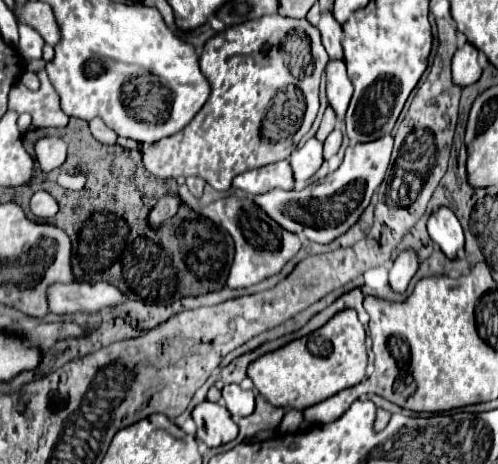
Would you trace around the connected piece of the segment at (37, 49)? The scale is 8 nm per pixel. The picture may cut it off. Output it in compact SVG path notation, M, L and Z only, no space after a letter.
M20 23L20 41L18 41L18 53L30 61L30 59L40 59L42 57L42 47L44 39L30 27Z

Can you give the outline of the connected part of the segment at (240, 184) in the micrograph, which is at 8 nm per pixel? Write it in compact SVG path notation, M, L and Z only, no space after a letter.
M276 161L258 169L250 169L246 173L240 173L232 179L232 187L246 193L246 195L256 195L256 193L266 193L268 189L292 189L292 171L288 161Z

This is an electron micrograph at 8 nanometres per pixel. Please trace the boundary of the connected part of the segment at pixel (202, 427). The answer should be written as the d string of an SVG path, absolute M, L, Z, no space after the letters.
M204 401L192 411L192 417L198 425L198 441L208 447L230 443L238 435L238 425L230 417L228 409L220 403Z

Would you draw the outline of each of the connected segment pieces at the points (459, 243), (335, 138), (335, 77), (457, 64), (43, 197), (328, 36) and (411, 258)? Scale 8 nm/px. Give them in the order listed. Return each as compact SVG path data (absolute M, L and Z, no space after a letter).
M440 207L428 219L428 235L442 249L448 259L454 259L458 251L464 247L464 233L460 221L454 211L448 207Z
M334 129L324 141L324 159L330 159L332 155L336 155L336 151L340 149L340 143L342 143L342 131Z
M330 61L326 65L326 99L328 99L328 105L336 113L338 129L342 129L342 123L344 123L342 119L348 109L350 97L352 97L352 83L348 81L344 61Z
M464 45L452 59L452 81L460 87L472 85L480 79L482 69L478 65L478 51L472 45Z
M34 193L30 201L30 211L40 219L50 219L58 213L58 203L50 197L50 193Z
M322 13L318 29L322 33L322 43L324 43L330 59L344 59L344 53L342 53L342 27L334 19L334 15L332 13Z
M404 251L398 255L398 259L394 261L390 273L388 273L388 285L394 293L404 293L410 279L414 277L418 269L418 257L414 251Z

